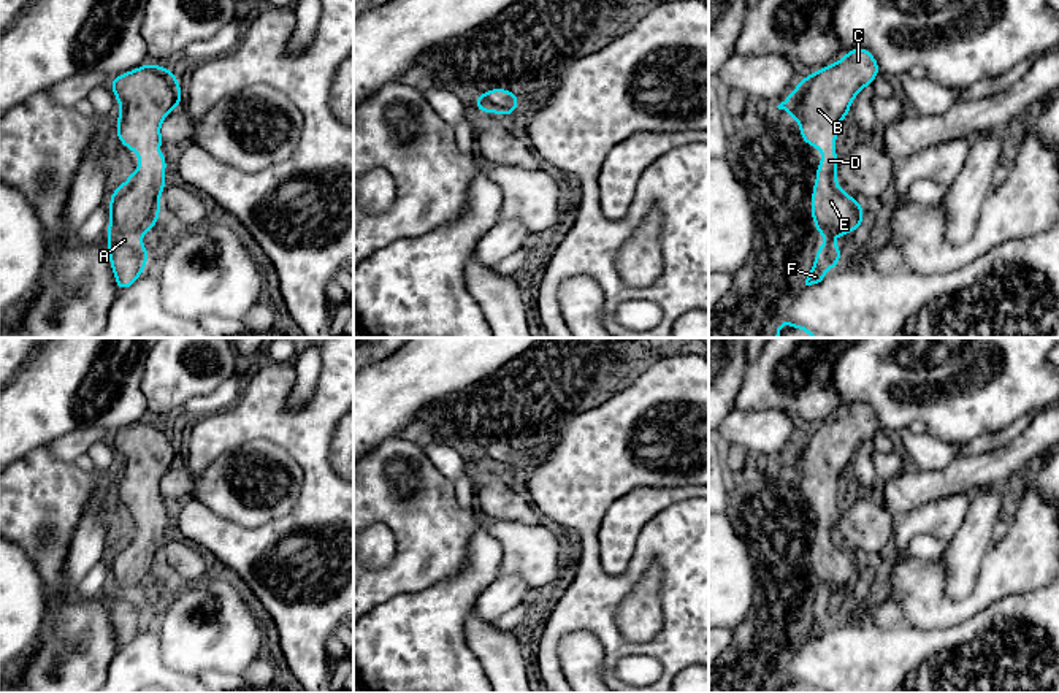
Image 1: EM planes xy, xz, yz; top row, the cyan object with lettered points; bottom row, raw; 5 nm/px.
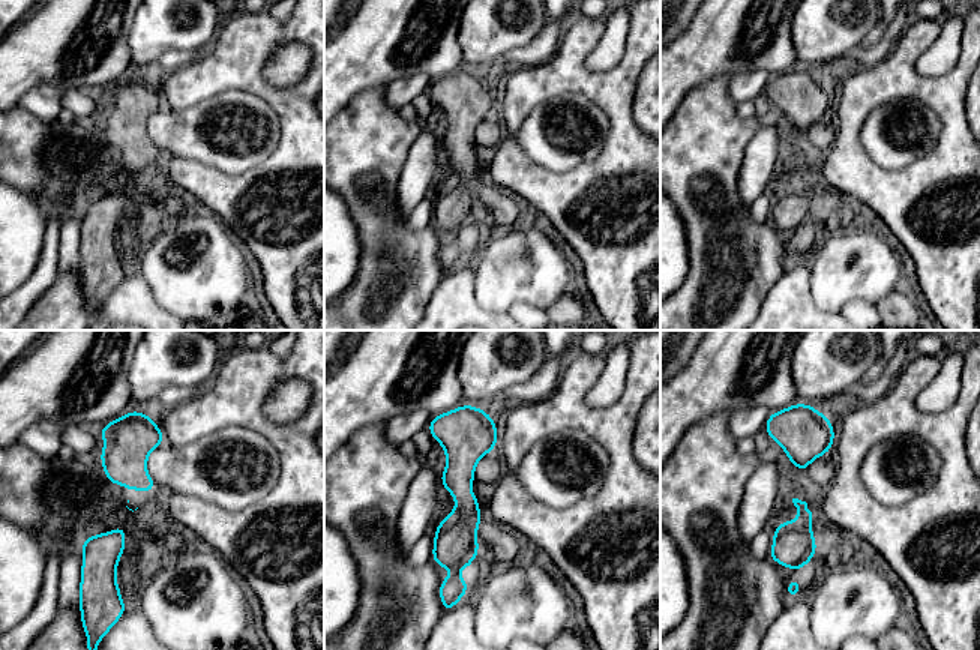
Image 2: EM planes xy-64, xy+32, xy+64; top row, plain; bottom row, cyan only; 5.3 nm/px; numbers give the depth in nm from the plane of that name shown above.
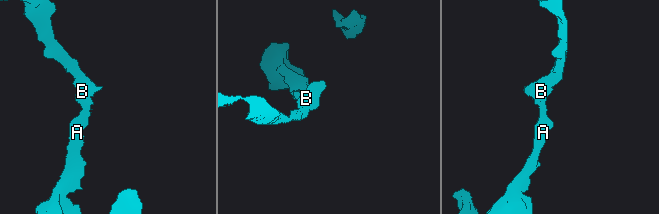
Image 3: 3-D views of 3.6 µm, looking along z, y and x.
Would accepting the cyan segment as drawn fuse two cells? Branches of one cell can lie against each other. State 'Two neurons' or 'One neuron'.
One neuron

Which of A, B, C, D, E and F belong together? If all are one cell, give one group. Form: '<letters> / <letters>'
A B C D E F

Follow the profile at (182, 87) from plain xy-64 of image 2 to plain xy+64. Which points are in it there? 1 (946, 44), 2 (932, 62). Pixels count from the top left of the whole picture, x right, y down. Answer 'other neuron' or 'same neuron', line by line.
1: other neuron
2: other neuron

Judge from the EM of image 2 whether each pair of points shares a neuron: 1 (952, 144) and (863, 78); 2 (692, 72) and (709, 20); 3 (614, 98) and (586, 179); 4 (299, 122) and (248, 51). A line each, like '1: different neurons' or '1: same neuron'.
1: same neuron
2: same neuron
3: same neuron
4: same neuron

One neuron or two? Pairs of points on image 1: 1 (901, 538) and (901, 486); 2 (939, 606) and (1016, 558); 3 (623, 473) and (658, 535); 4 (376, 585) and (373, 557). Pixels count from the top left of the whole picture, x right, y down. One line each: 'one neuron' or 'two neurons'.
1: two neurons
2: one neuron
3: one neuron
4: two neurons

